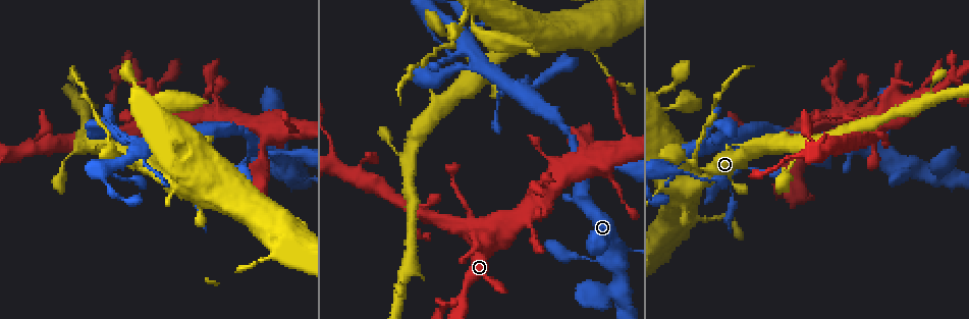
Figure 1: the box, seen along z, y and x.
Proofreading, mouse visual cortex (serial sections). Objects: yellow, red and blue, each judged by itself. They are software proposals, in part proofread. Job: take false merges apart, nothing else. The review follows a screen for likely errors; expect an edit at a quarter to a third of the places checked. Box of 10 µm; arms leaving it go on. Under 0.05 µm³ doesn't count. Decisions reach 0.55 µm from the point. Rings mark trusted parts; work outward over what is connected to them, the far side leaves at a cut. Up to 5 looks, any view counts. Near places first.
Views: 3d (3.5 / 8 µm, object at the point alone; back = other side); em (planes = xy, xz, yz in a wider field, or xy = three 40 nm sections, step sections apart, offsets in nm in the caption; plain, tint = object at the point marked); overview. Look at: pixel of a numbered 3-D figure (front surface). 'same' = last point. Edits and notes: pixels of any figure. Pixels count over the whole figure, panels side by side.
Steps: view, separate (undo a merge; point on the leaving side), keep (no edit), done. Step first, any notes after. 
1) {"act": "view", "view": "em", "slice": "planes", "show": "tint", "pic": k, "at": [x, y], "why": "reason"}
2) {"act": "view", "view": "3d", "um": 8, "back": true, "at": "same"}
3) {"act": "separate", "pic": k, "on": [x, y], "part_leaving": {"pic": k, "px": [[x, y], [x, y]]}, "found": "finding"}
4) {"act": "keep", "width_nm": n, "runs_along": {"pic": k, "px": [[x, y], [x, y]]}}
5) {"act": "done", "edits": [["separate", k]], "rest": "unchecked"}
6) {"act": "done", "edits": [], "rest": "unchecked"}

{"act": "view", "view": "3d", "um": 3.5, "pic": 1, "at": [478, 227], "why": "abrupt turn"}

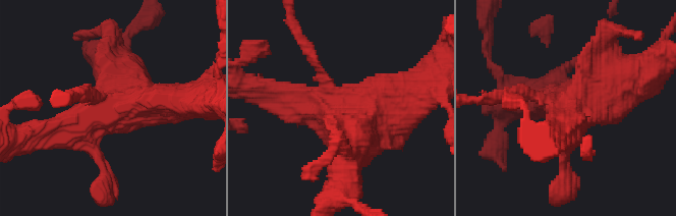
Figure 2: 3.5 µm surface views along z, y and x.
{"act": "view", "view": "em", "slice": "xy", "step": 3, "show": "tint", "pic": 2, "at": [108, 109], "why": "need the tissue"}

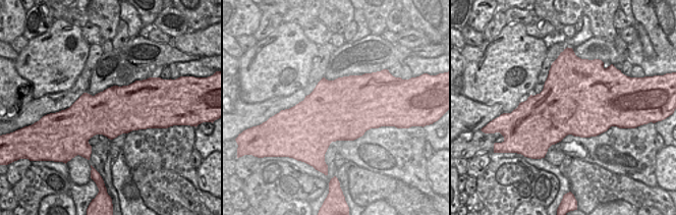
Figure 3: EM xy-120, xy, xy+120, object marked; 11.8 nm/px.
{"act": "keep", "runs_along": {"pic": 2, "px": [[342, 184], [352, 126], [414, 96]]}, "found": "one cell here"}

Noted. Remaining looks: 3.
{"act": "view", "view": "em", "slice": "xy", "step": 5, "show": "tint", "pic": 1, "at": [693, 163], "why": "three-way junction"}

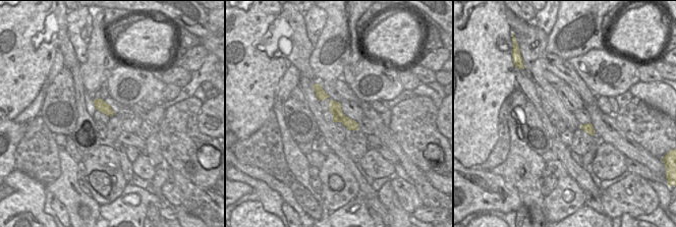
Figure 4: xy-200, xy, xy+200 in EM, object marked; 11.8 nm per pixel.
{"act": "view", "view": "3d", "um": 3.5, "at": "same"}

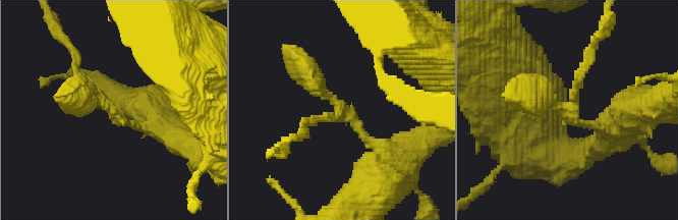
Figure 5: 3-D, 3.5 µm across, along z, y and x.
{"act": "separate", "pic": 5, "on": [586, 62], "arms": 3, "arm_widths_nm": [150, 300, 350], "part_leaving": {"pic": 5, "px": [[576, 101], [578, 76], [605, 26]]}, "found": "a second cell is stuck on"}

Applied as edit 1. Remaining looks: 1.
{"act": "done", "edits": [["separate", 5]], "rest": "unchecked"}

